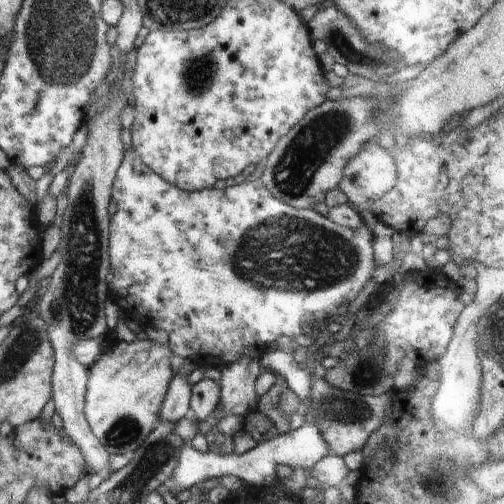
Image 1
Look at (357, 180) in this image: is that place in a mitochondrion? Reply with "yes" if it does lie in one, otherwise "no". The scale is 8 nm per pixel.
yes

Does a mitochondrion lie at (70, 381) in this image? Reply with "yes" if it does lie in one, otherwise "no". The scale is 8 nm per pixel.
yes

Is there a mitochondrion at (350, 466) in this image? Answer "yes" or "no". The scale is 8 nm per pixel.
no

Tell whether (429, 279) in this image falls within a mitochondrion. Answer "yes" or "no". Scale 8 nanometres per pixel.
no

